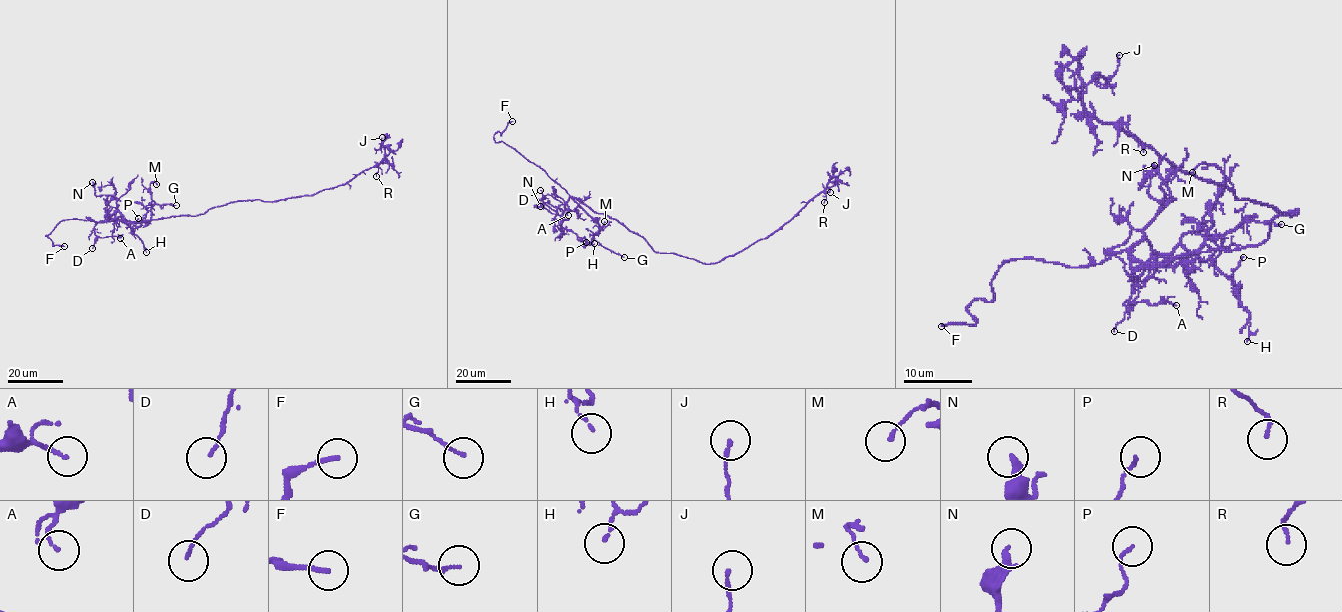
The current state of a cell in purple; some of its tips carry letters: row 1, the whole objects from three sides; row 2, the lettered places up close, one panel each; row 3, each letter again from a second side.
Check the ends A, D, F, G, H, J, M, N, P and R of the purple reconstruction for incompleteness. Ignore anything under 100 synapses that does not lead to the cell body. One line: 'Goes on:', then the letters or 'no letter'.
Goes on: F

